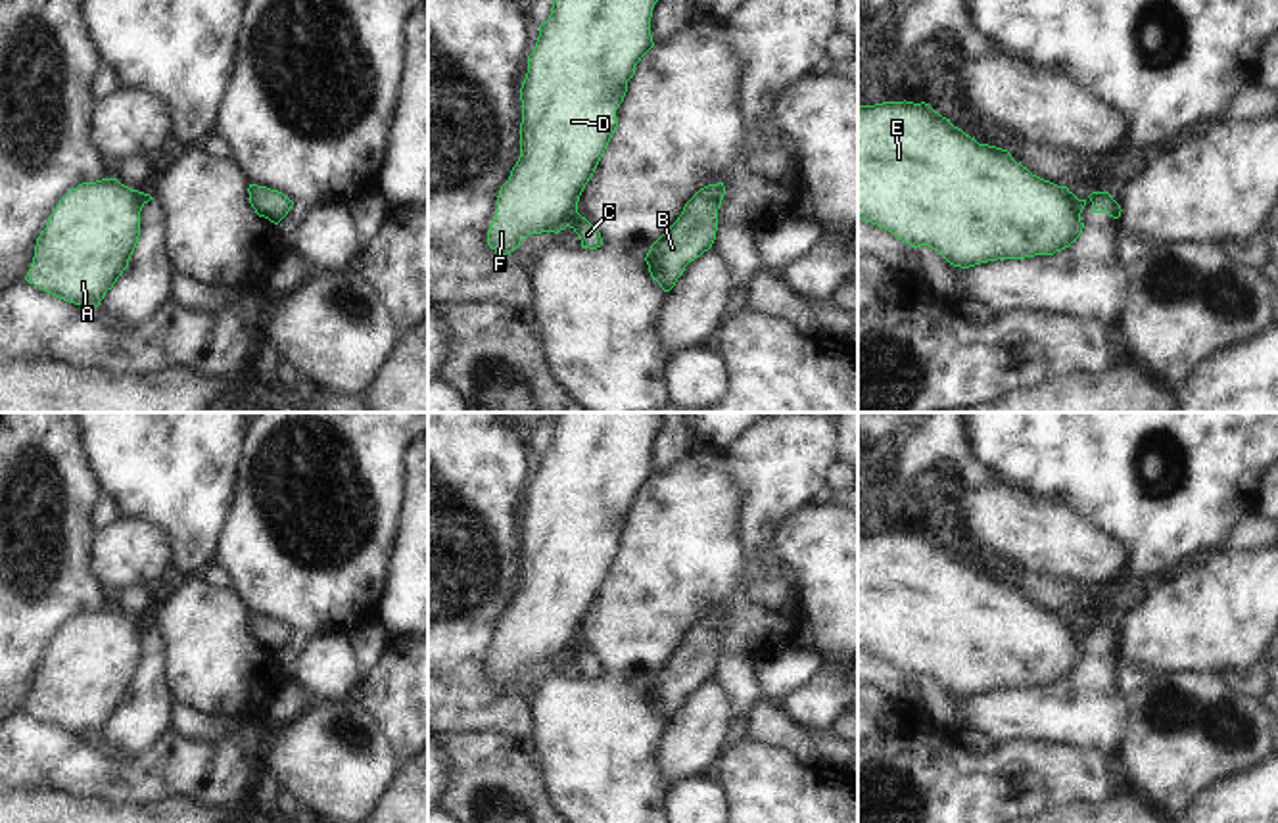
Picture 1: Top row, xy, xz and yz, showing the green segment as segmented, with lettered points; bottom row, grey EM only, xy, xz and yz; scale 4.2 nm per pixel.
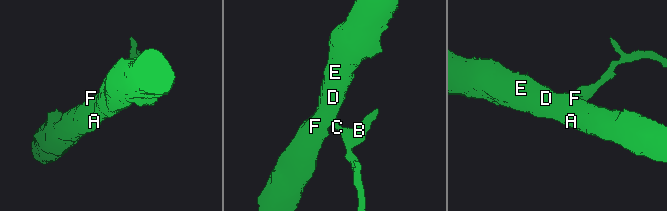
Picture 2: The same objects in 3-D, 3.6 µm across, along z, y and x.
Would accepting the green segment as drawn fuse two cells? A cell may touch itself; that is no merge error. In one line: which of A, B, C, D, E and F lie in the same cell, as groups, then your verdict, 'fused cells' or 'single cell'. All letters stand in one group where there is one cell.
A D E F / B C; fused cells

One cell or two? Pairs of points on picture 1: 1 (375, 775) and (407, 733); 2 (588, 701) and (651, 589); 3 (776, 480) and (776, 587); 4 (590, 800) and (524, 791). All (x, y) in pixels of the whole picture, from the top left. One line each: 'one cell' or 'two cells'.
1: two cells
2: one cell
3: one cell
4: two cells

